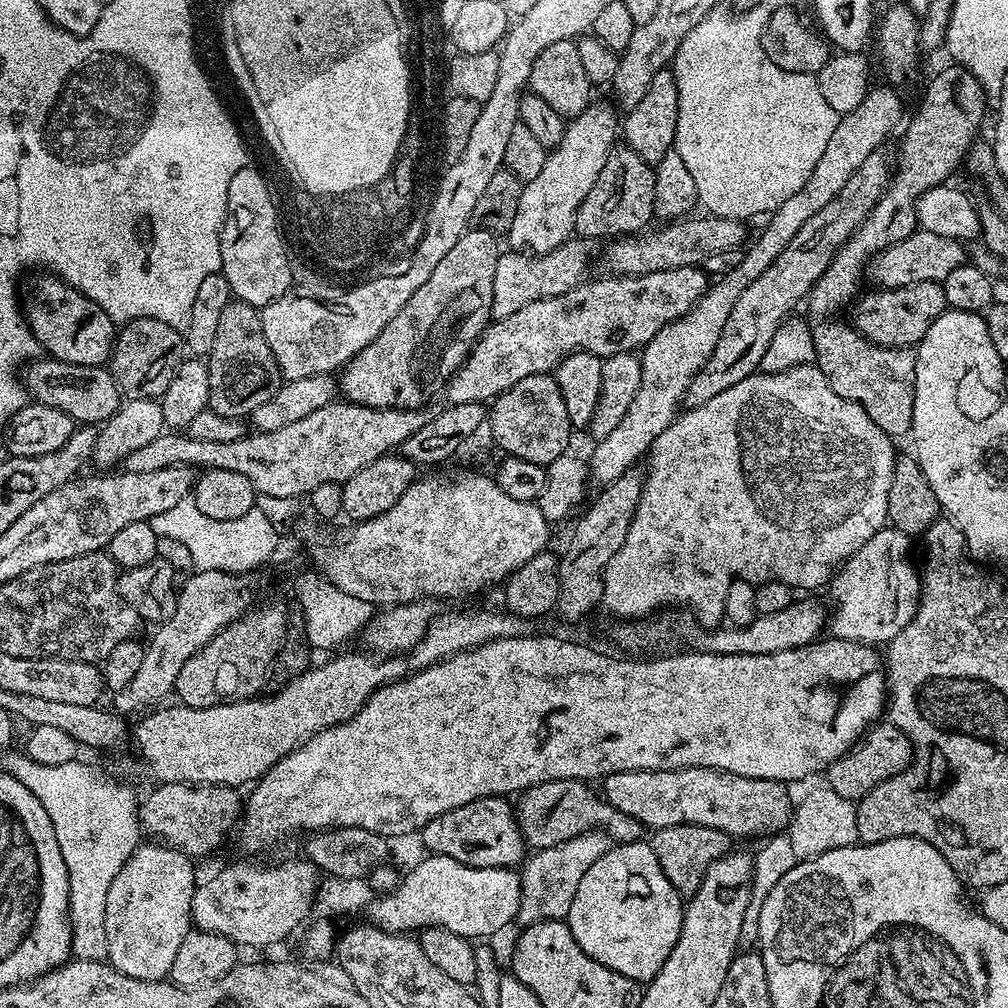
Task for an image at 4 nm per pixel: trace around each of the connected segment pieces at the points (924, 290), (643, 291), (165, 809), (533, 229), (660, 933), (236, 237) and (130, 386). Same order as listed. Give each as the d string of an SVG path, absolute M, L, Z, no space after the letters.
M918 282L875 291L869 296L861 295L855 301L850 323L860 335L883 348L912 348L919 344L926 330L930 330L930 326L934 326L937 318L948 308L943 283Z
M700 266L658 270L641 276L605 277L605 280L589 279L577 288L566 290L566 294L530 302L510 314L510 318L492 320L462 367L448 380L447 403L492 402L522 378L551 373L571 352L583 350L601 358L619 352L635 353L658 330L686 315L710 285L708 273Z
M160 784L149 794L143 797L139 805L140 827L145 833L148 832L153 841L166 844L170 848L177 848L186 855L199 858L208 856L215 848L224 844L228 835L233 835L234 829L242 819L242 796L239 796L237 789L232 786L193 786L191 784Z
M589 103L586 110L567 121L561 142L548 152L542 174L524 184L514 226L506 234L509 249L529 254L549 252L573 235L578 206L594 190L594 182L598 182L598 174L602 174L602 166L606 166L606 158L618 140L617 109L611 103L596 103Z
M651 843L616 844L609 847L608 852L602 854L602 858L598 858L598 862L594 862L594 866L590 866L590 870L586 870L586 875L582 877L582 882L574 893L574 902L570 902L566 923L569 930L574 934L578 946L582 946L582 950L587 956L594 958L602 966L606 966L626 978L637 982L647 982L656 977L658 970L662 970L662 962L666 962L666 958L670 958L670 950L674 950L674 942L678 942L684 921L684 905L685 901L682 899L682 894L670 882L670 878L666 878L666 874L662 874L662 866L658 866L658 858L654 858Z
M246 166L238 170L238 174L234 174L228 195L228 216L224 219L224 229L220 235L220 272L226 278L233 297L244 304L253 304L257 310L282 298L282 294L293 287L289 265L284 260L283 249L280 248L279 237L276 236L272 206L268 202L269 181L264 180L258 169L260 168L256 166Z
M138 318L128 321L117 331L110 371L124 400L154 400L163 396L166 386L170 386L170 378L174 378L184 359L186 340L181 329L166 326L166 322L158 322L158 318Z

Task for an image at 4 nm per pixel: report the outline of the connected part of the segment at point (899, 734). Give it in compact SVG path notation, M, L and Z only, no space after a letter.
M877 722L868 729L860 738L860 743L856 747L851 748L842 758L838 758L826 769L827 787L834 790L834 794L842 794L842 798L858 802L866 794L870 794L870 790L874 790L874 786L878 786L882 782L886 782L890 778L894 778L894 774L902 774L902 770L906 770L912 765L912 743L906 733L900 728L896 728L891 722Z

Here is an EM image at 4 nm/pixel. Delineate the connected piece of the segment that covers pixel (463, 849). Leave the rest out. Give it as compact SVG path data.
M483 796L474 802L466 802L466 806L458 806L458 810L446 810L446 814L438 814L438 818L431 820L422 830L427 851L431 855L454 858L475 868L516 868L525 859L526 845L516 820L516 809L508 803L502 796Z

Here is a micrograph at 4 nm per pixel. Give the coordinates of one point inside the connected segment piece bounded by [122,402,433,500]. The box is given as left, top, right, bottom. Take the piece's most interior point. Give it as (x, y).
(331, 445)

